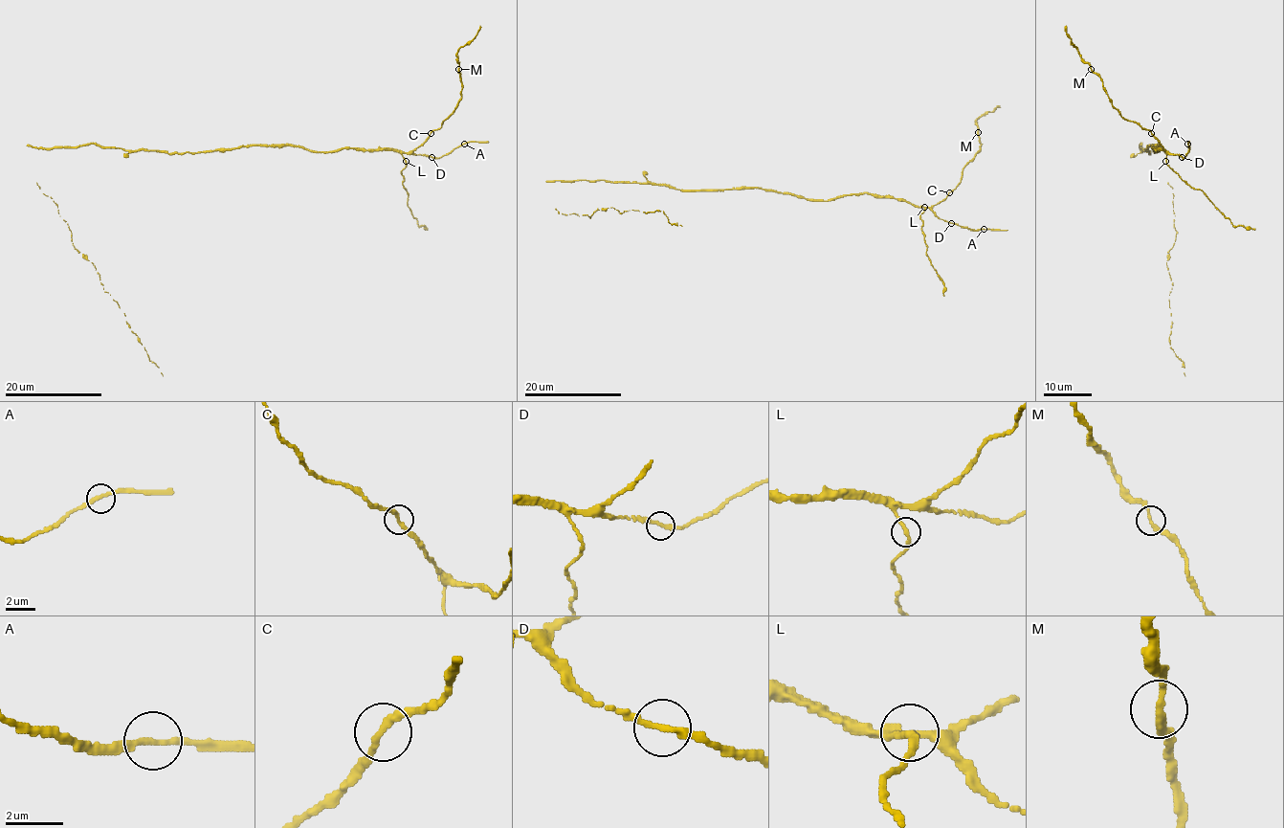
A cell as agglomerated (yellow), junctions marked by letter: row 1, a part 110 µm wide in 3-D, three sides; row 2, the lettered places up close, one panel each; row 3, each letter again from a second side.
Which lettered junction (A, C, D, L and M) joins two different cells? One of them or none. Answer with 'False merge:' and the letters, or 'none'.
False merge: none

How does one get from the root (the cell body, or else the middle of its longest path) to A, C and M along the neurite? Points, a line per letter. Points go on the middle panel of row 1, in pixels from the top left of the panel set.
A: (697, 190), (760, 188), (821, 201), (867, 192), (902, 198), (928, 207), (949, 223), (984, 229)
C: (697, 190), (760, 188), (821, 201), (867, 192), (902, 198), (919, 207), (933, 207), (949, 192)
M: (697, 190), (760, 188), (821, 201), (867, 192), (933, 207), (956, 188), (964, 166), (980, 150), (978, 132)

